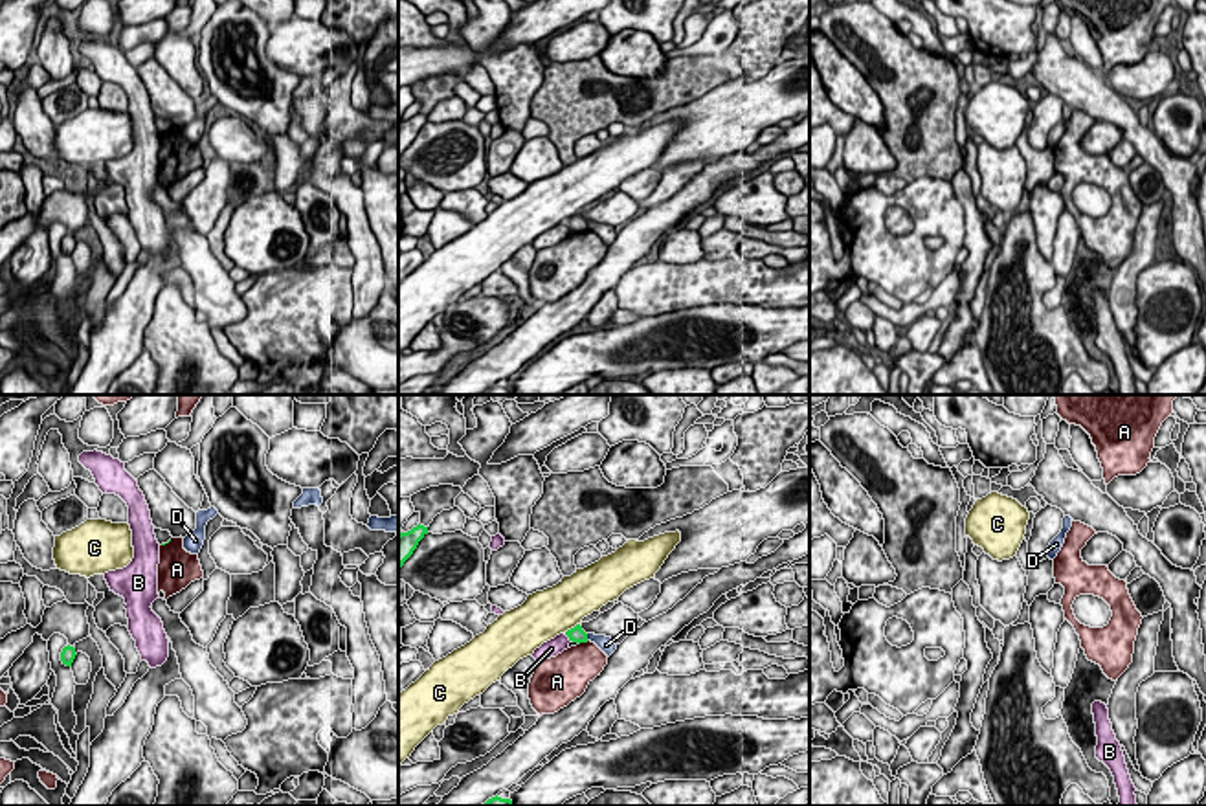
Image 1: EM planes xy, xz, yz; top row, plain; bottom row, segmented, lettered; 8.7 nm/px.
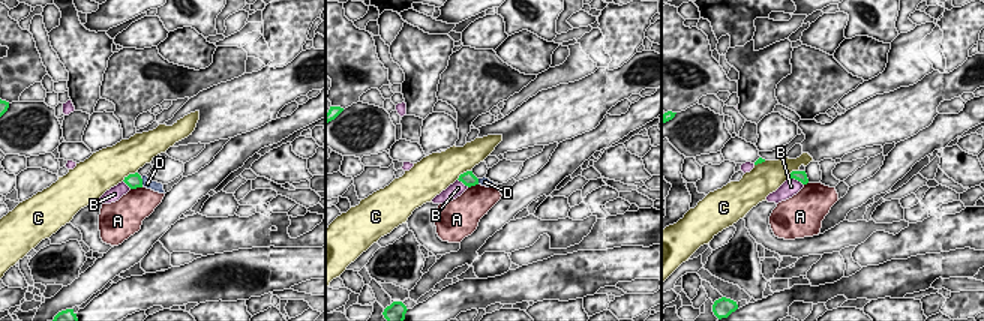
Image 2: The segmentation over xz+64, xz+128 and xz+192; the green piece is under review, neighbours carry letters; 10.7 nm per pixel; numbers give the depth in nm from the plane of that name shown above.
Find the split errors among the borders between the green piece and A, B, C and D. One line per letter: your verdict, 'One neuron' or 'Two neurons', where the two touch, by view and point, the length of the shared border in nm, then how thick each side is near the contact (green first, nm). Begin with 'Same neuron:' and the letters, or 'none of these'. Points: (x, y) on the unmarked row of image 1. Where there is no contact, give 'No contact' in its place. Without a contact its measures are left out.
Same neuron: none of these
A: Two neurons. Touches green at xz (582, 230). Shared border 100 nm. Thickness 140 nm (green) against 360 nm
B: Two neurons. Touches green at xz (568, 224). Shared border 100 nm. Thickness 140 nm (green) against 160 nm
C: Two neurons. Touches green at xz (571, 217). Shared border 170 nm. Thickness 140 nm (green) against 420 nm
D: Two neurons. Touches green at xz (586, 226). Shared border 70 nm. Thickness 140 nm (green) against 140 nm

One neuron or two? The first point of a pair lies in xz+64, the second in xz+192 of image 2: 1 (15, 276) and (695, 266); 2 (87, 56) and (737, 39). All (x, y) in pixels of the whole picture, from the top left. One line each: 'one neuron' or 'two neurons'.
1: two neurons
2: two neurons

